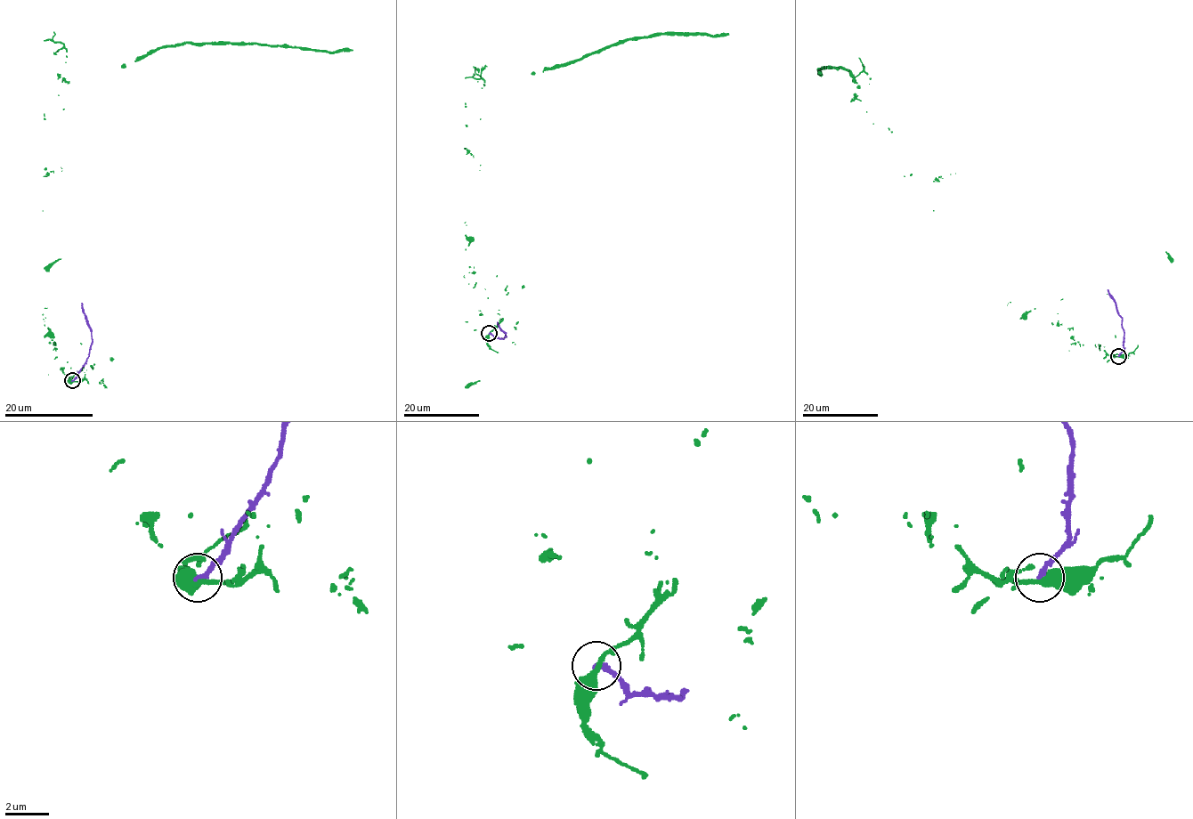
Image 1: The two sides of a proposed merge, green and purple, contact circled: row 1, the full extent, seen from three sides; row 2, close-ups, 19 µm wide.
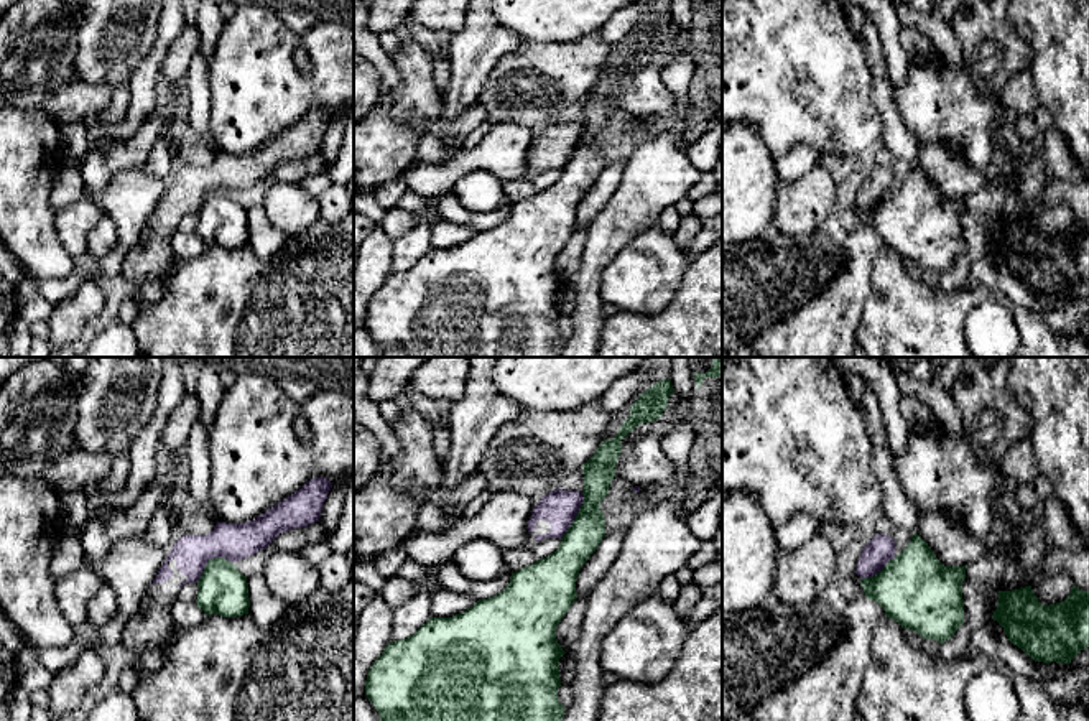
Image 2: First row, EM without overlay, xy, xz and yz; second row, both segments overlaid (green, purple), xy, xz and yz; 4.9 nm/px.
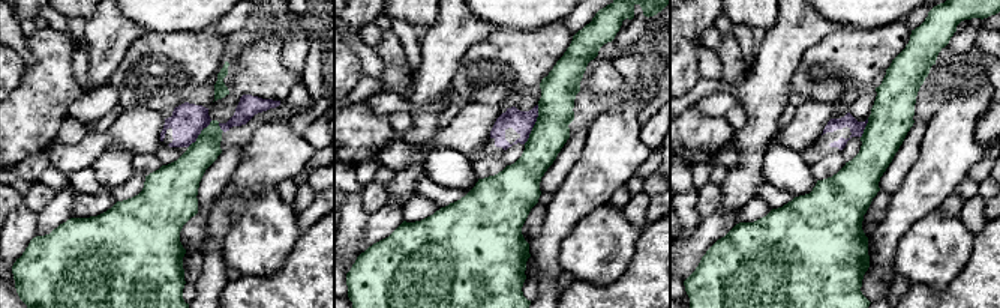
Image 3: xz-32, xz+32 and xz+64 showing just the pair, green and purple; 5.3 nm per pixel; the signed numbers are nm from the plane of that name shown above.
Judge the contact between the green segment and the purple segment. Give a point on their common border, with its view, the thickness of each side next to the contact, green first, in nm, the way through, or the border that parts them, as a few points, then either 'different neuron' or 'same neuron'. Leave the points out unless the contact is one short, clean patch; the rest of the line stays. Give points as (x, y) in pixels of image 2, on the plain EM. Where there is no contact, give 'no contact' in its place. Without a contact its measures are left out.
xy (209, 191) | 240/180 nm | along xy (232, 193), (211, 190), (196, 213) | different neuron

